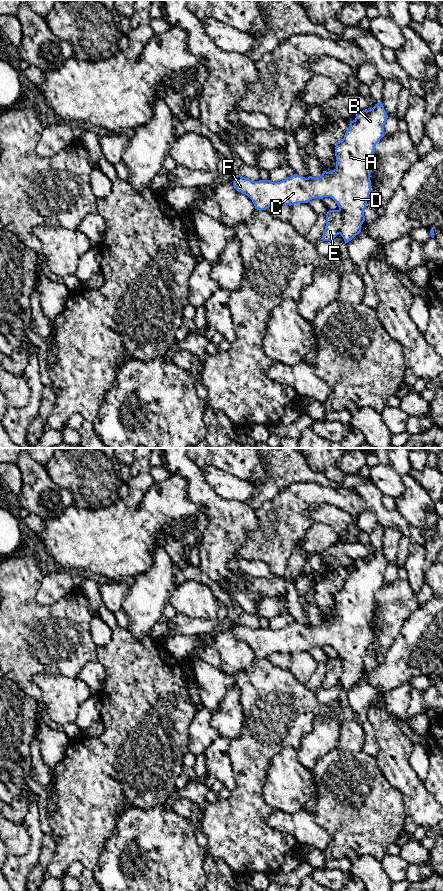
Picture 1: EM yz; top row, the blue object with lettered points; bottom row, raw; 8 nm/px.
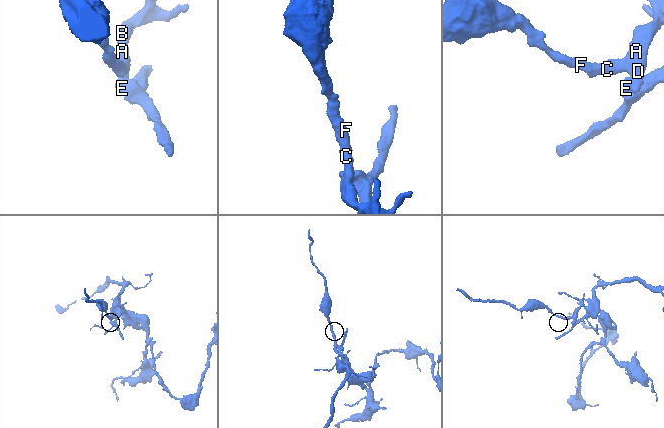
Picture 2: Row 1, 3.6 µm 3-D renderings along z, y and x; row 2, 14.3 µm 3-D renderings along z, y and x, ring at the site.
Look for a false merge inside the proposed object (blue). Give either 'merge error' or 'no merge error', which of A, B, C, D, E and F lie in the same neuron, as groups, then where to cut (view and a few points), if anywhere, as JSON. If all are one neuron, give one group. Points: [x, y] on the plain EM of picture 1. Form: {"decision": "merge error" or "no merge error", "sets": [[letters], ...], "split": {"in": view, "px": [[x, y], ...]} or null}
{"decision": "merge error", "sets": [["A", "B", "C", "D", "F"], ["E"]], "split": {"in": "yz", "px": [[339, 657], [341, 663], [340, 681]]}}

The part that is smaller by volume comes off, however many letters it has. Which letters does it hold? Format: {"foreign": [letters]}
{"foreign": ["A", "B", "C", "D", "F"]}

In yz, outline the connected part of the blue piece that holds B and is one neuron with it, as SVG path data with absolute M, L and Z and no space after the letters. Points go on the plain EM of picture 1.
M382 550L356 562L344 586L336 590L336 616L323 619L319 625L305 626L294 622L280 630L272 630L252 629L236 623L234 636L247 643L257 658L266 658L274 652L291 654L308 651L315 646L330 645L341 660L340 683L348 691L361 680L361 673L365 669L375 594L384 585L387 566Z

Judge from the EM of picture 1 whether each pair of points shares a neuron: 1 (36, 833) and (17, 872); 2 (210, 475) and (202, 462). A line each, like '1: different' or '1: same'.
1: same
2: different

